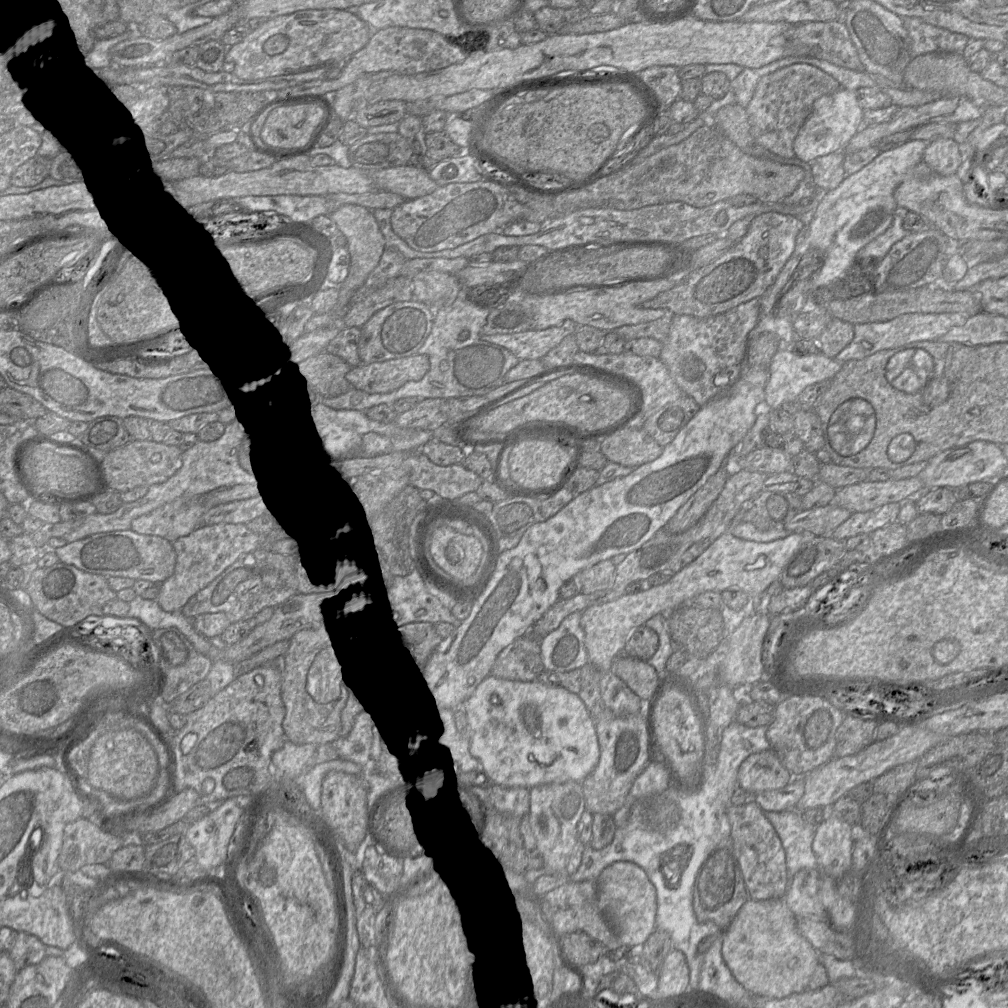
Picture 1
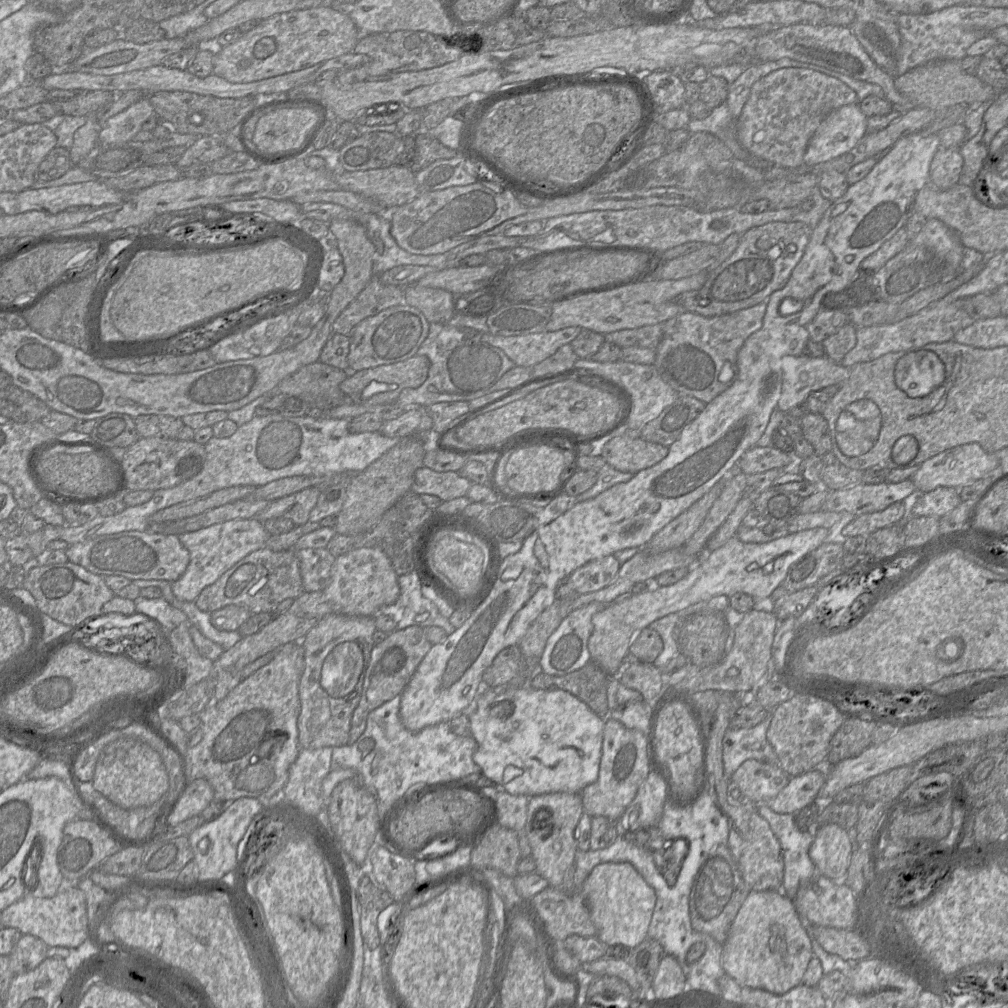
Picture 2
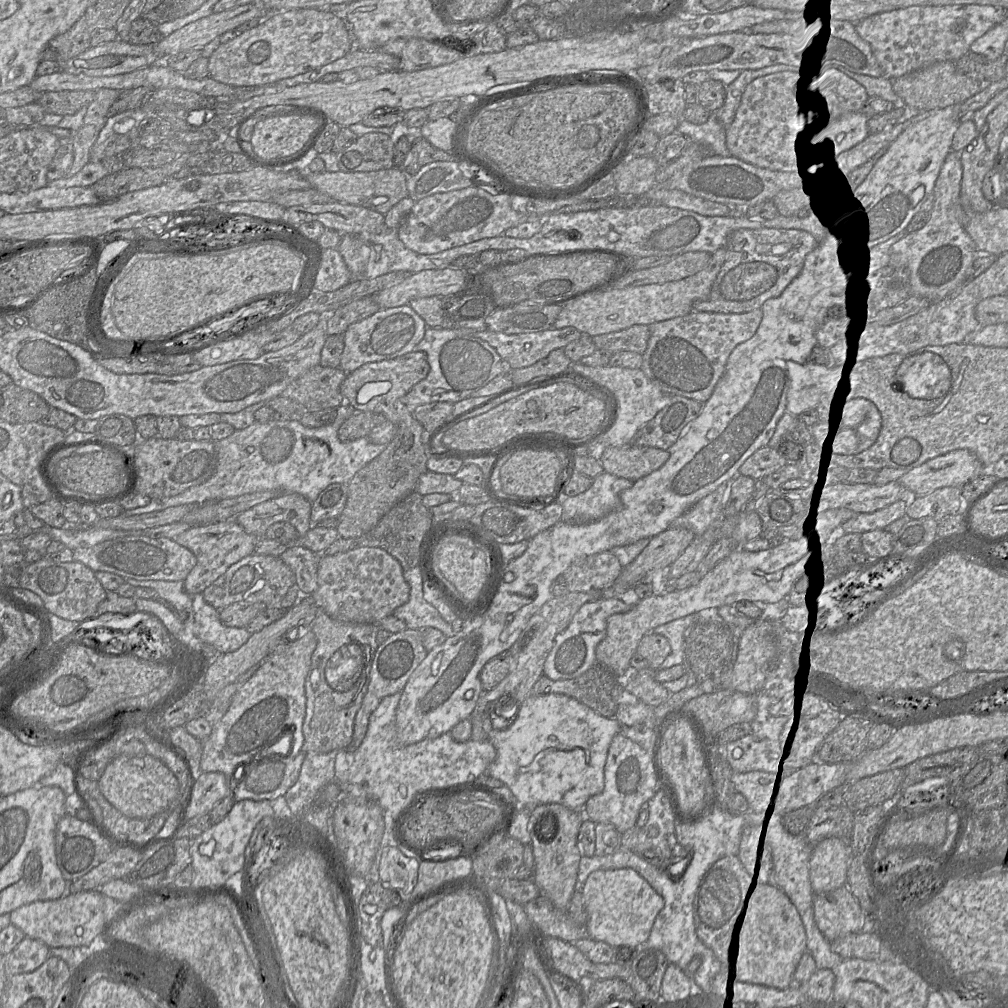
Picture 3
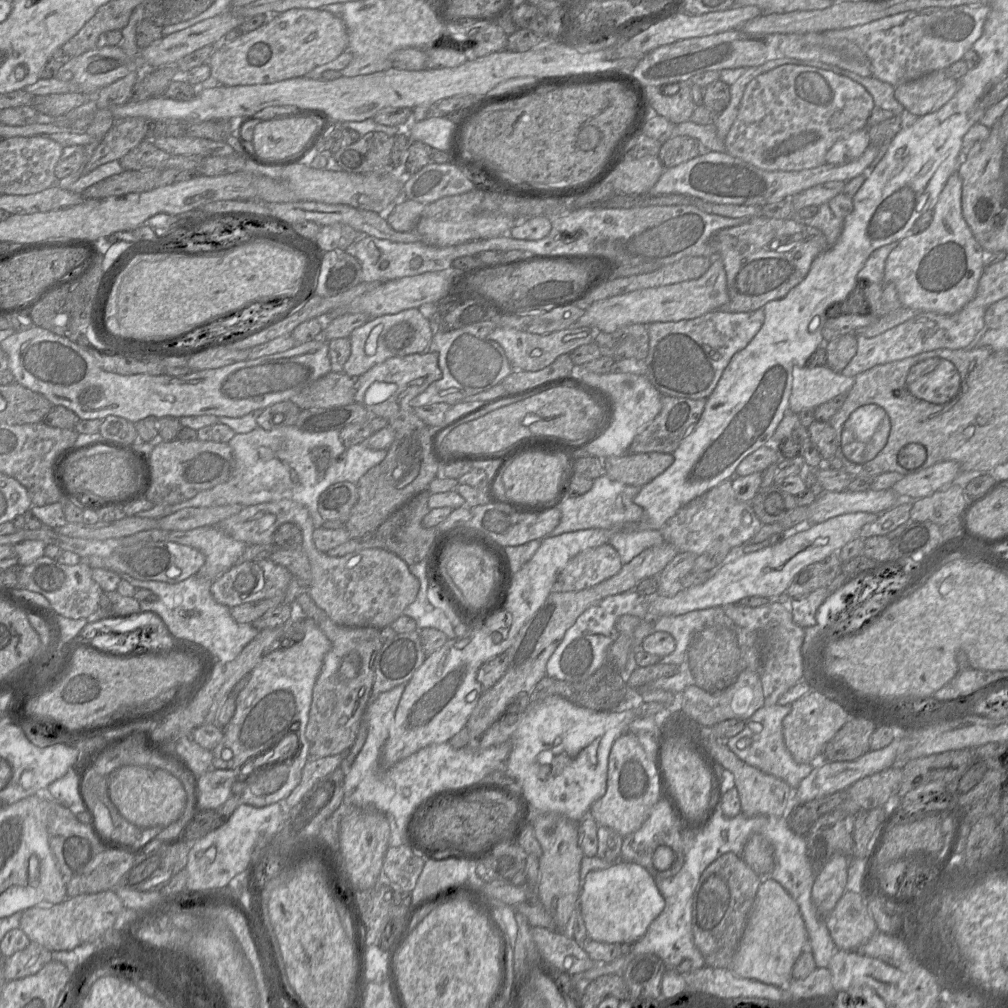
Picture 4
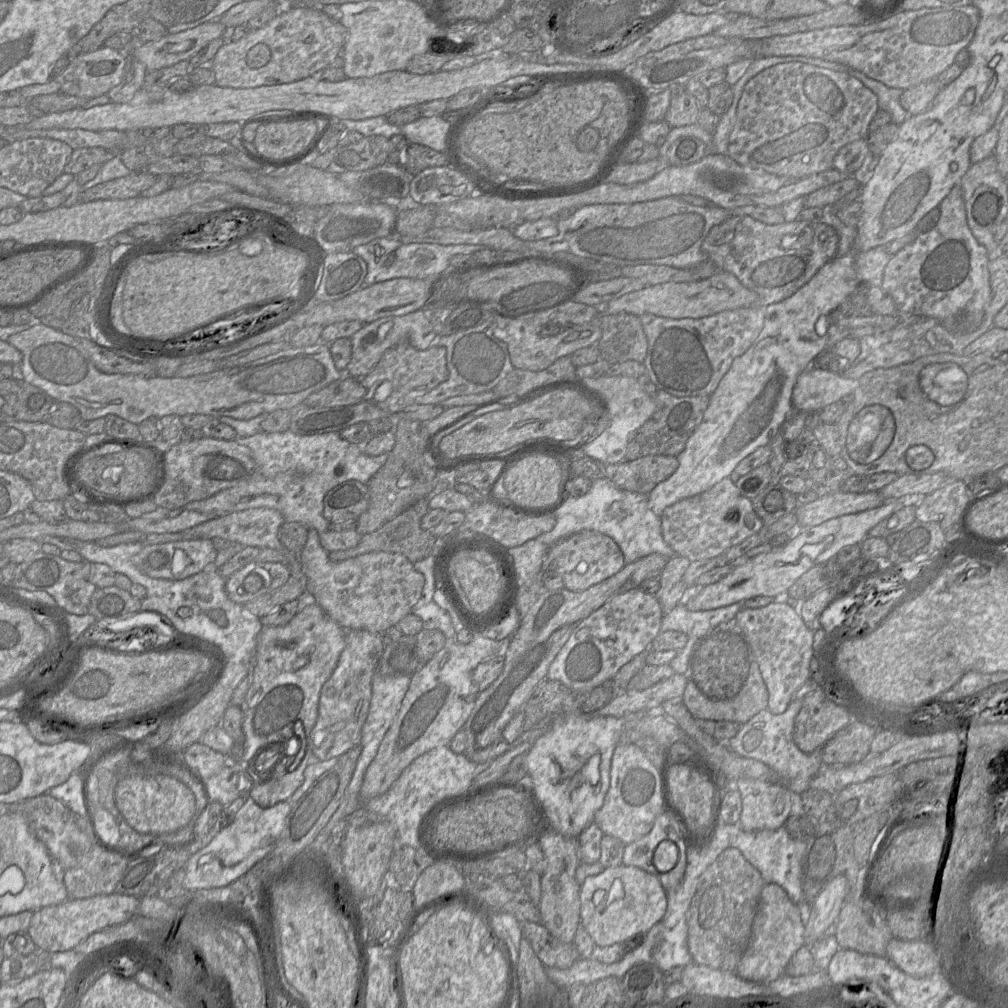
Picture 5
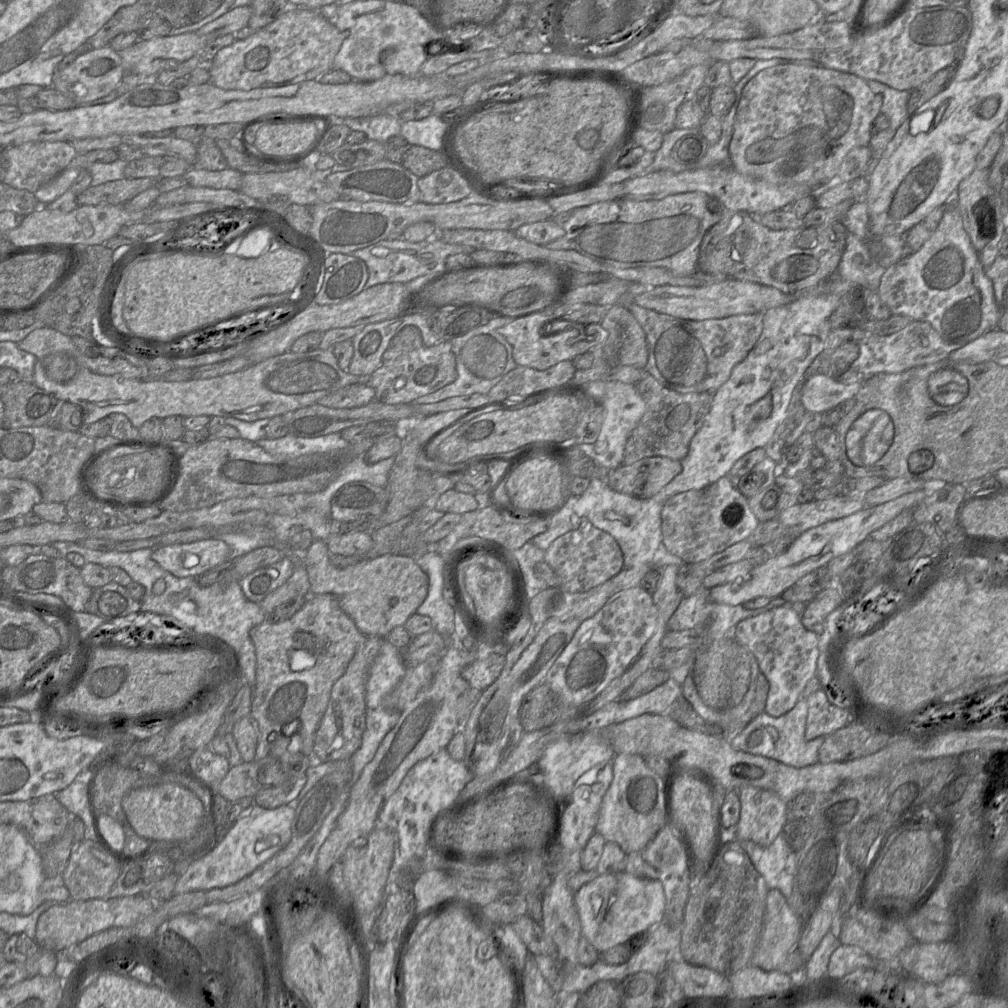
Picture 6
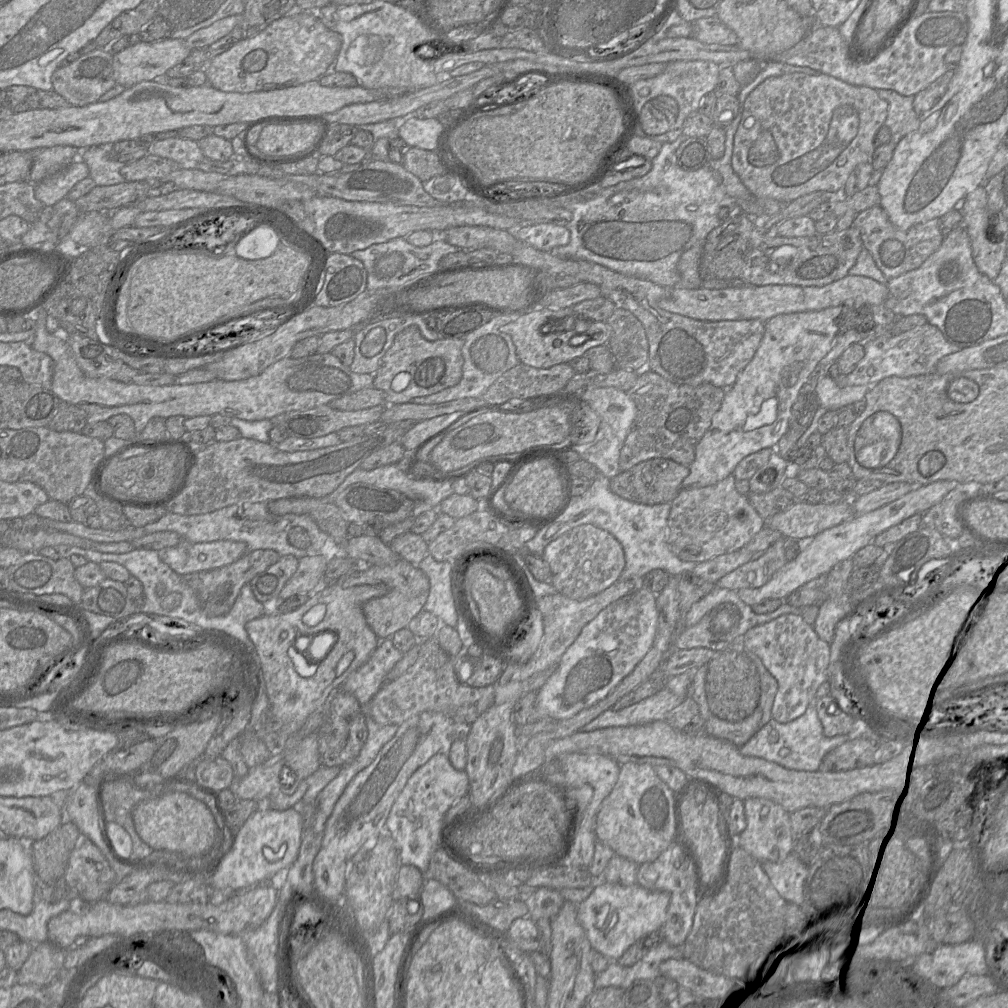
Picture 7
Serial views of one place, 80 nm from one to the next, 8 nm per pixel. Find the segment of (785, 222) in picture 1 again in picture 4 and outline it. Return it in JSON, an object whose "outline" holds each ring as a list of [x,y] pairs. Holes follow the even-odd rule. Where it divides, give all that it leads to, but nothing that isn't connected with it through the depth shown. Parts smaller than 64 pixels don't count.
{"outline":[[[752,217],[733,227],[717,231],[711,246],[723,261],[729,301],[718,310],[750,312],[763,308],[772,300],[785,297],[808,274],[813,260],[830,246],[817,228],[803,225],[793,218]]]}

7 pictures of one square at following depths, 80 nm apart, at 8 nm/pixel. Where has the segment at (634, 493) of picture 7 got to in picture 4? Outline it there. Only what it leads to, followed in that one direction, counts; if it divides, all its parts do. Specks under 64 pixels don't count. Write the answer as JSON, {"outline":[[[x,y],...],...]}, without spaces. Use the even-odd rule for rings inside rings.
{"outline":[[[626,453],[603,459],[606,475],[618,482],[642,487],[663,473],[674,462],[669,453]]]}

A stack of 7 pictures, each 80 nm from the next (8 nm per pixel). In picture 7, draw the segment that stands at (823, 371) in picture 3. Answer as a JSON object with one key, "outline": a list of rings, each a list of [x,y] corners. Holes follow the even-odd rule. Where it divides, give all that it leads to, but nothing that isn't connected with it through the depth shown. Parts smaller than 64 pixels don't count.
{"outline":[[[828,376],[820,377],[815,386],[819,406],[826,410],[840,410],[848,404],[862,400],[871,386],[840,386]]]}

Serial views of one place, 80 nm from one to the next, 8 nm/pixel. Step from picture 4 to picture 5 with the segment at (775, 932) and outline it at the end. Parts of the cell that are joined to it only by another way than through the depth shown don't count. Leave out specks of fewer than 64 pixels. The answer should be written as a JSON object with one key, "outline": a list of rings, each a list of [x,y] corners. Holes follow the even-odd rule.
{"outline":[[[765,883],[753,919],[749,944],[735,973],[744,980],[761,984],[778,979],[785,973],[794,953],[805,945],[804,929],[800,908],[790,900],[786,891],[777,884]]]}

